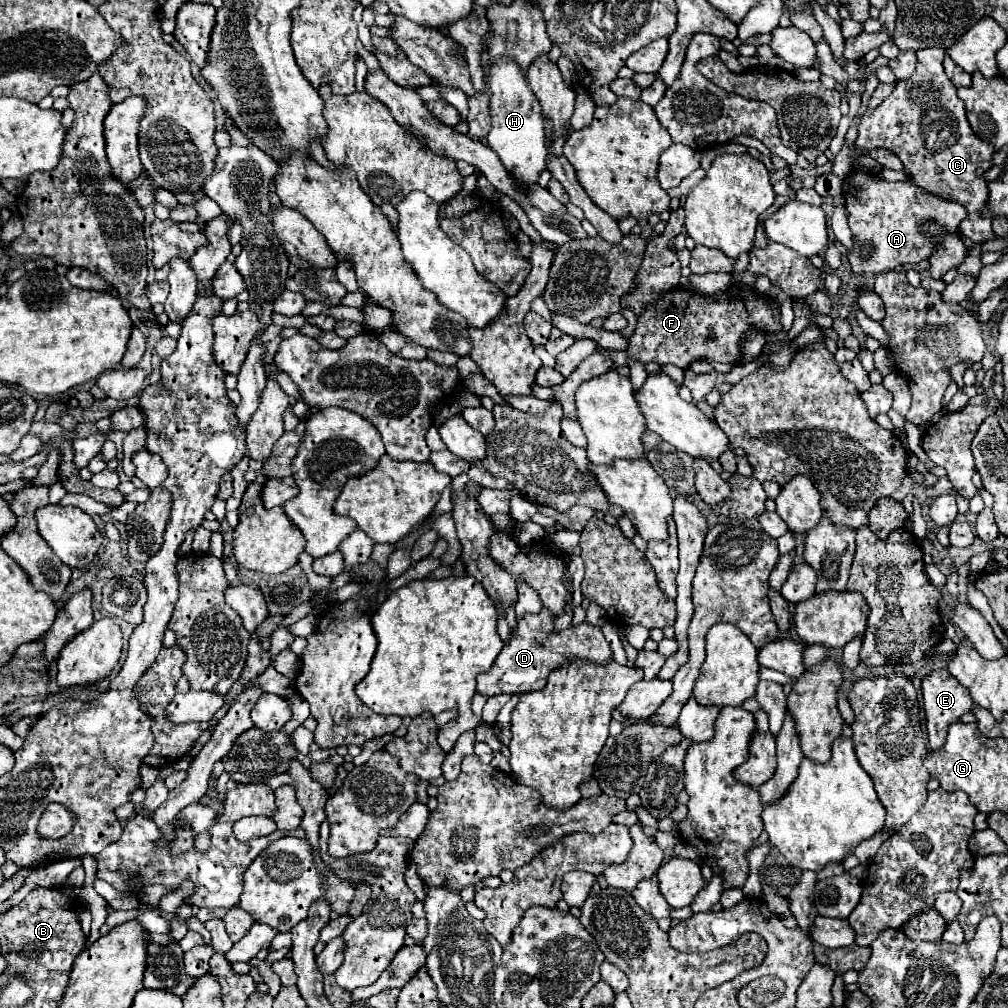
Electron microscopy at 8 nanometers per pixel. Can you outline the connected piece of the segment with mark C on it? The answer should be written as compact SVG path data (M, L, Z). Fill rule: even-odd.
M930 47L930 49L918 51L916 55L918 55L918 63L916 63L914 73L910 75L910 79L896 83L894 91L886 99L888 105L880 103L876 109L868 109L866 115L862 117L862 121L858 125L858 139L854 141L854 149L856 149L856 153L864 153L870 149L892 151L894 155L898 155L904 169L910 173L910 179L914 185L918 185L920 189L924 189L932 195L938 195L946 201L956 201L966 207L968 215L960 223L960 231L966 237L970 237L974 243L992 241L996 237L992 231L992 219L988 219L984 215L986 203L988 203L988 181L986 181L984 173L994 165L992 155L996 153L996 149L990 143L978 139L978 135L974 135L974 131L966 119L964 101L956 95L954 83L944 73L944 67L942 67L942 61L946 55L944 49Z

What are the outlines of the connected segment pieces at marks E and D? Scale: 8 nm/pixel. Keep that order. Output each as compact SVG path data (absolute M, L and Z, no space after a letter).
M936 669L922 679L922 699L930 747L940 749L946 741L948 725L970 711L970 693L948 673L948 669Z
M542 607L542 611L536 615L524 615L522 619L516 619L516 629L510 631L508 643L504 643L500 655L494 661L494 667L488 673L480 673L476 677L476 689L486 697L500 693L522 695L540 691L546 685L548 673L572 659L590 659L596 663L606 663L606 659L612 659L612 649L602 635L602 627L582 621L580 625L570 625L568 629L556 631L552 611Z

